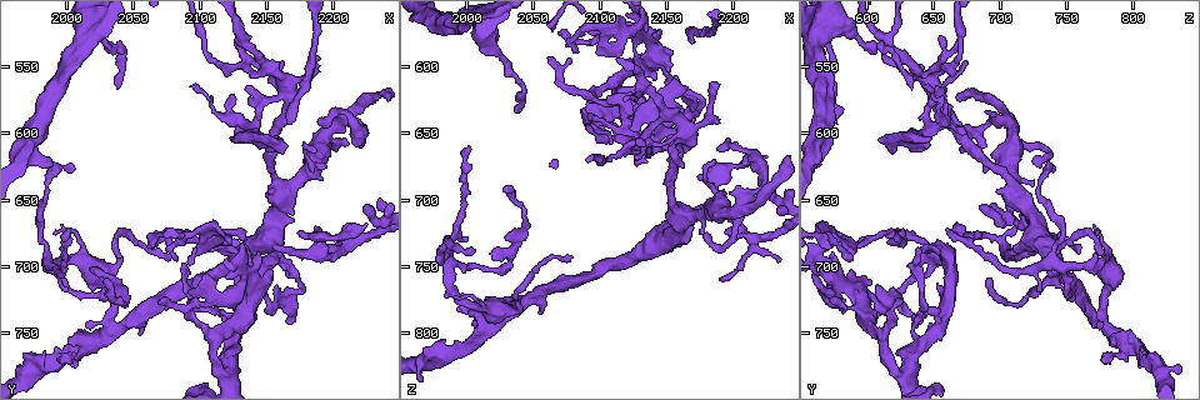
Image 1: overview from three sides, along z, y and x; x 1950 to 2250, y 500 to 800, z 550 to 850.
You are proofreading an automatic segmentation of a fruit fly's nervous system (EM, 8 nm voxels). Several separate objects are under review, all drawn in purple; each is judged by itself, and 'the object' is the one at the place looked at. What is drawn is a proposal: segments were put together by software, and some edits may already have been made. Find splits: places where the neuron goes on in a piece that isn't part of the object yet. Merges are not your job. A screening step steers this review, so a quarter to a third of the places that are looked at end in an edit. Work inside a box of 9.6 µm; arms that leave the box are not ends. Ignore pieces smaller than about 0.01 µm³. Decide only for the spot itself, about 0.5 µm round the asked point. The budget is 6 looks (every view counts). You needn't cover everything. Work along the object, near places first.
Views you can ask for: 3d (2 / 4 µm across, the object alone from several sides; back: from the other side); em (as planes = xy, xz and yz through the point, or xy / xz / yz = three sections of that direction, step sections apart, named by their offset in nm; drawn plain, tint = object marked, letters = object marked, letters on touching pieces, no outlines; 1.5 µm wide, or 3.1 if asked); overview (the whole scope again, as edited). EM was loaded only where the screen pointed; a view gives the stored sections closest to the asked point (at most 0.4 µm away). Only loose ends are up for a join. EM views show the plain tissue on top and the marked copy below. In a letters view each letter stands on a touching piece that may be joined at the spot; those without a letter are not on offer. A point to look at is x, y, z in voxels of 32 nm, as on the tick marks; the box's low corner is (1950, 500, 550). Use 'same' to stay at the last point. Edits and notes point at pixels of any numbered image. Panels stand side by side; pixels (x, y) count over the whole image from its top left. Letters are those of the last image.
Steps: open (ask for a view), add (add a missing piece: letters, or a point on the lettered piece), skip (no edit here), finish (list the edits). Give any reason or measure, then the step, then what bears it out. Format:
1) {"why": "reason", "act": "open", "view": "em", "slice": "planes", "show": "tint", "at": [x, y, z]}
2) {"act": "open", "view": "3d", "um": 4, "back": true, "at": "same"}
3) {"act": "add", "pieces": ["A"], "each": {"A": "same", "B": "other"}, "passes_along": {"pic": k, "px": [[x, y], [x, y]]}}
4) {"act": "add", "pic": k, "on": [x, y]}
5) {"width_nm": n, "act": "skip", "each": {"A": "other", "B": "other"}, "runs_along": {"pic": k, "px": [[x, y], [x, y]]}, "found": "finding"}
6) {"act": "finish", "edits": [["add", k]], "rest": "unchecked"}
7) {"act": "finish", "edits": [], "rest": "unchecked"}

{"why": "thin end", "act": "open", "view": "em", "slice": "planes", "show": "letters", "at": [2168, 592, 578]}

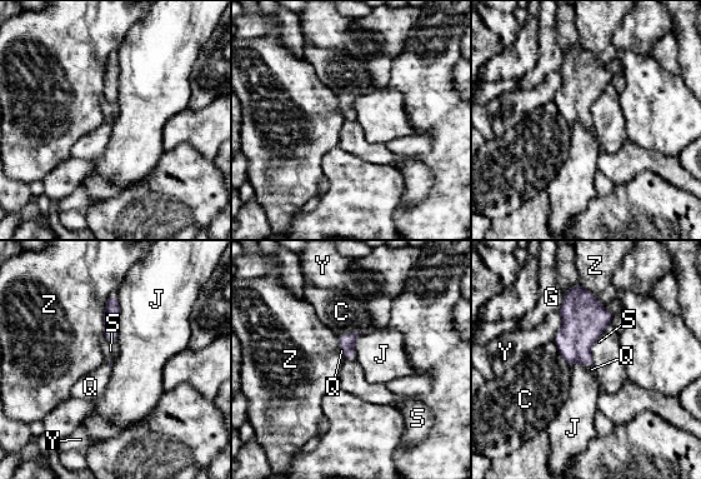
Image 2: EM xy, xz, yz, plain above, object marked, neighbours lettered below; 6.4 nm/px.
{"longest_contact_nm": ["J", 320], "act": "add", "pieces": ["Q"], "each": {"C": "other", "G": "other", "J": "other", "Q": "same", "S": "other", "Y": "other", "Z": "other"}, "found": "the neuron continues"}

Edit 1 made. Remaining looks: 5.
{"act": "open", "view": "overview"}

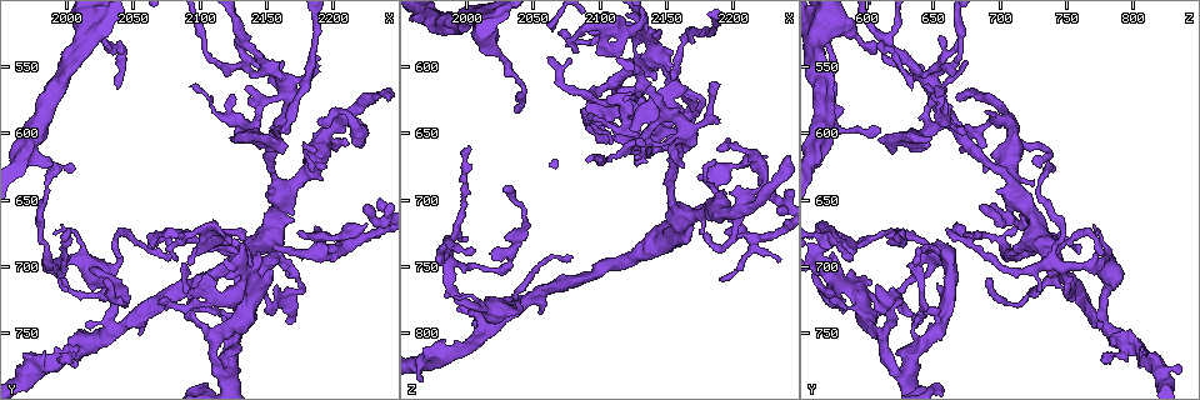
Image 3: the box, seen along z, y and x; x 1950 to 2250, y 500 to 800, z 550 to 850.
{"why": "free end", "act": "open", "view": "em", "slice": "planes", "show": "letters", "at": [2144, 690, 574]}

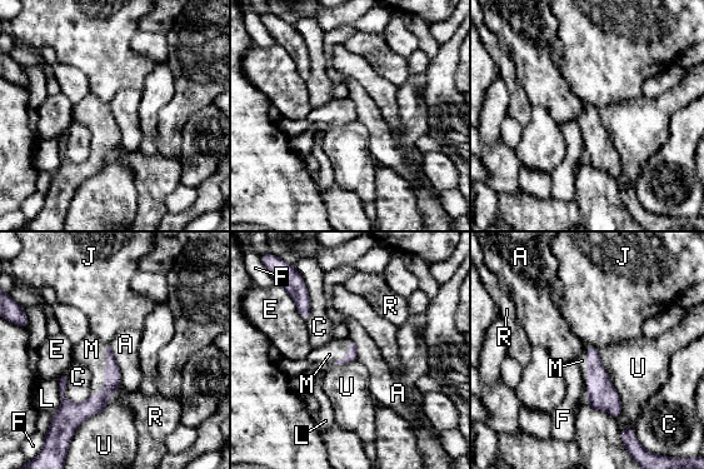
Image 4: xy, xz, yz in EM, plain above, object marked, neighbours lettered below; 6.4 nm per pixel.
{"act": "add", "pieces": ["M"], "each": {"A": "other", "C": "other", "E": "other", "F": "other", "J": "other", "L": "other", "M": "same", "R": "other", "U": "other"}, "passes_along": {"pic": 4, "px": [[96, 403], [104, 374], [91, 352]]}, "found": "the neuron continues"}

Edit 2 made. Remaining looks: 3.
{"act": "finish", "edits": [["add", 2], ["add", 4]], "rest": "unchecked"}

